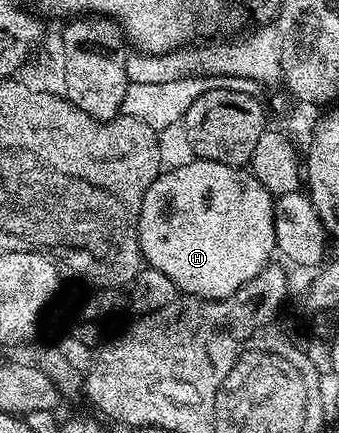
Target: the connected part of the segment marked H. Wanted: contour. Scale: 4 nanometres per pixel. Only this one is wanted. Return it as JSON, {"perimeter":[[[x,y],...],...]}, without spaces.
{"perimeter":[[[193,159],[186,163],[185,166],[180,166],[177,169],[168,169],[161,172],[160,176],[154,179],[154,183],[150,183],[150,187],[142,199],[142,211],[140,212],[140,222],[138,223],[140,256],[151,268],[162,271],[162,275],[166,275],[166,279],[170,279],[173,286],[181,294],[199,297],[201,301],[220,301],[224,297],[230,296],[234,291],[238,291],[250,279],[258,276],[261,270],[273,260],[272,255],[274,256],[277,252],[273,202],[272,194],[268,193],[266,187],[262,187],[262,183],[258,183],[256,176],[244,167]]]}

